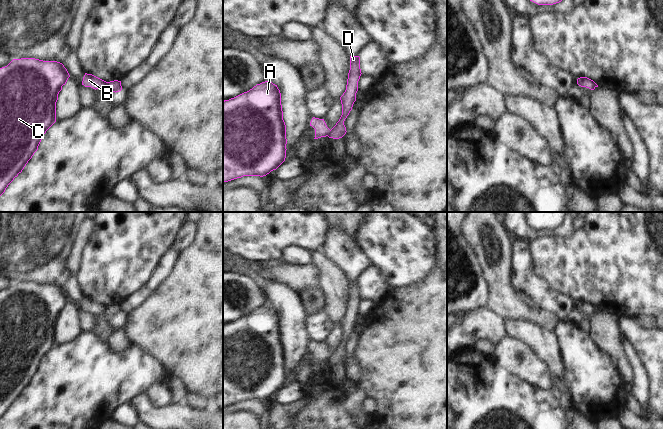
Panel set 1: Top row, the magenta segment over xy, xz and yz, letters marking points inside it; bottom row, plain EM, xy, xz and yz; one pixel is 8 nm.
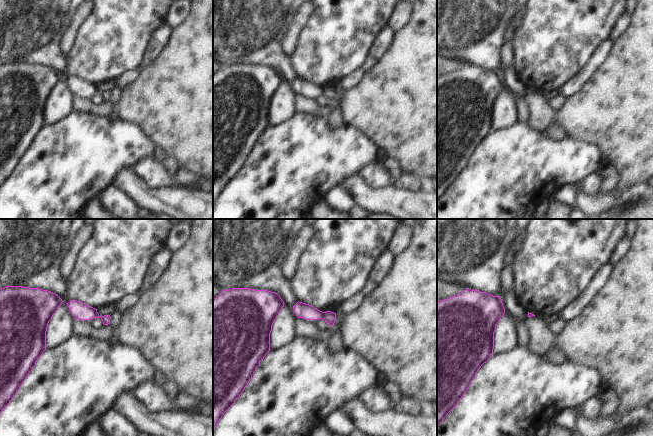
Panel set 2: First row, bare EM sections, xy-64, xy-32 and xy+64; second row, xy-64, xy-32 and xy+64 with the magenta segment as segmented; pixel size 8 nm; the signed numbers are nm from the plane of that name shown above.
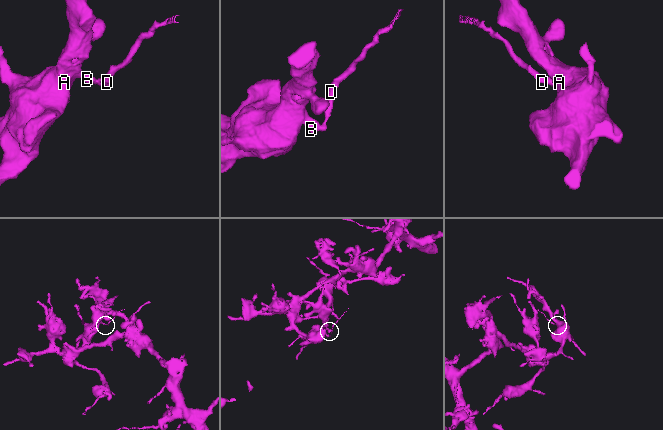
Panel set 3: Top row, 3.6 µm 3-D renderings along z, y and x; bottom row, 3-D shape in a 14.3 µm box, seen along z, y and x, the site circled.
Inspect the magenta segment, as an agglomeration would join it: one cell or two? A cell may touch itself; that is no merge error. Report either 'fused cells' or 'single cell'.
fused cells

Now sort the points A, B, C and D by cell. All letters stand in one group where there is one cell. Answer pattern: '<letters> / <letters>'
A B C / D

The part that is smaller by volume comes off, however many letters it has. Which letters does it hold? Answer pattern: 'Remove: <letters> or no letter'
Remove: D

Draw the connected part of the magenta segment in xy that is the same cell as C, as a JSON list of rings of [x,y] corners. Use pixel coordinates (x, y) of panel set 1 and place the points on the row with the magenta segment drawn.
[[[35,58],[13,59],[7,66],[0,68],[0,196],[22,172],[38,150],[42,136],[56,122],[58,94],[69,77],[62,63]]]

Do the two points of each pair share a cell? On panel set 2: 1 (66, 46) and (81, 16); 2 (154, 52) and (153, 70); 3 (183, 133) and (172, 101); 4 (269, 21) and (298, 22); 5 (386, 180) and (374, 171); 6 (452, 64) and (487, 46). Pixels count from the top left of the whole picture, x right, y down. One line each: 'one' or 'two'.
1: one
2: two
3: one
4: two
5: one
6: two

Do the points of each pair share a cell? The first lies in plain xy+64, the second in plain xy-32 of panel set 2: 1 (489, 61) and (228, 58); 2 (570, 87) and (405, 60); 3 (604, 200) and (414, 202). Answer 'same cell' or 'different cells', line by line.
1: same cell
2: different cells
3: same cell

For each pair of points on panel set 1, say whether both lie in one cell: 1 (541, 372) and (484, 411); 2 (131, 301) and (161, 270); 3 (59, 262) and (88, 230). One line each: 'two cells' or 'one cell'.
1: two cells
2: one cell
3: two cells

